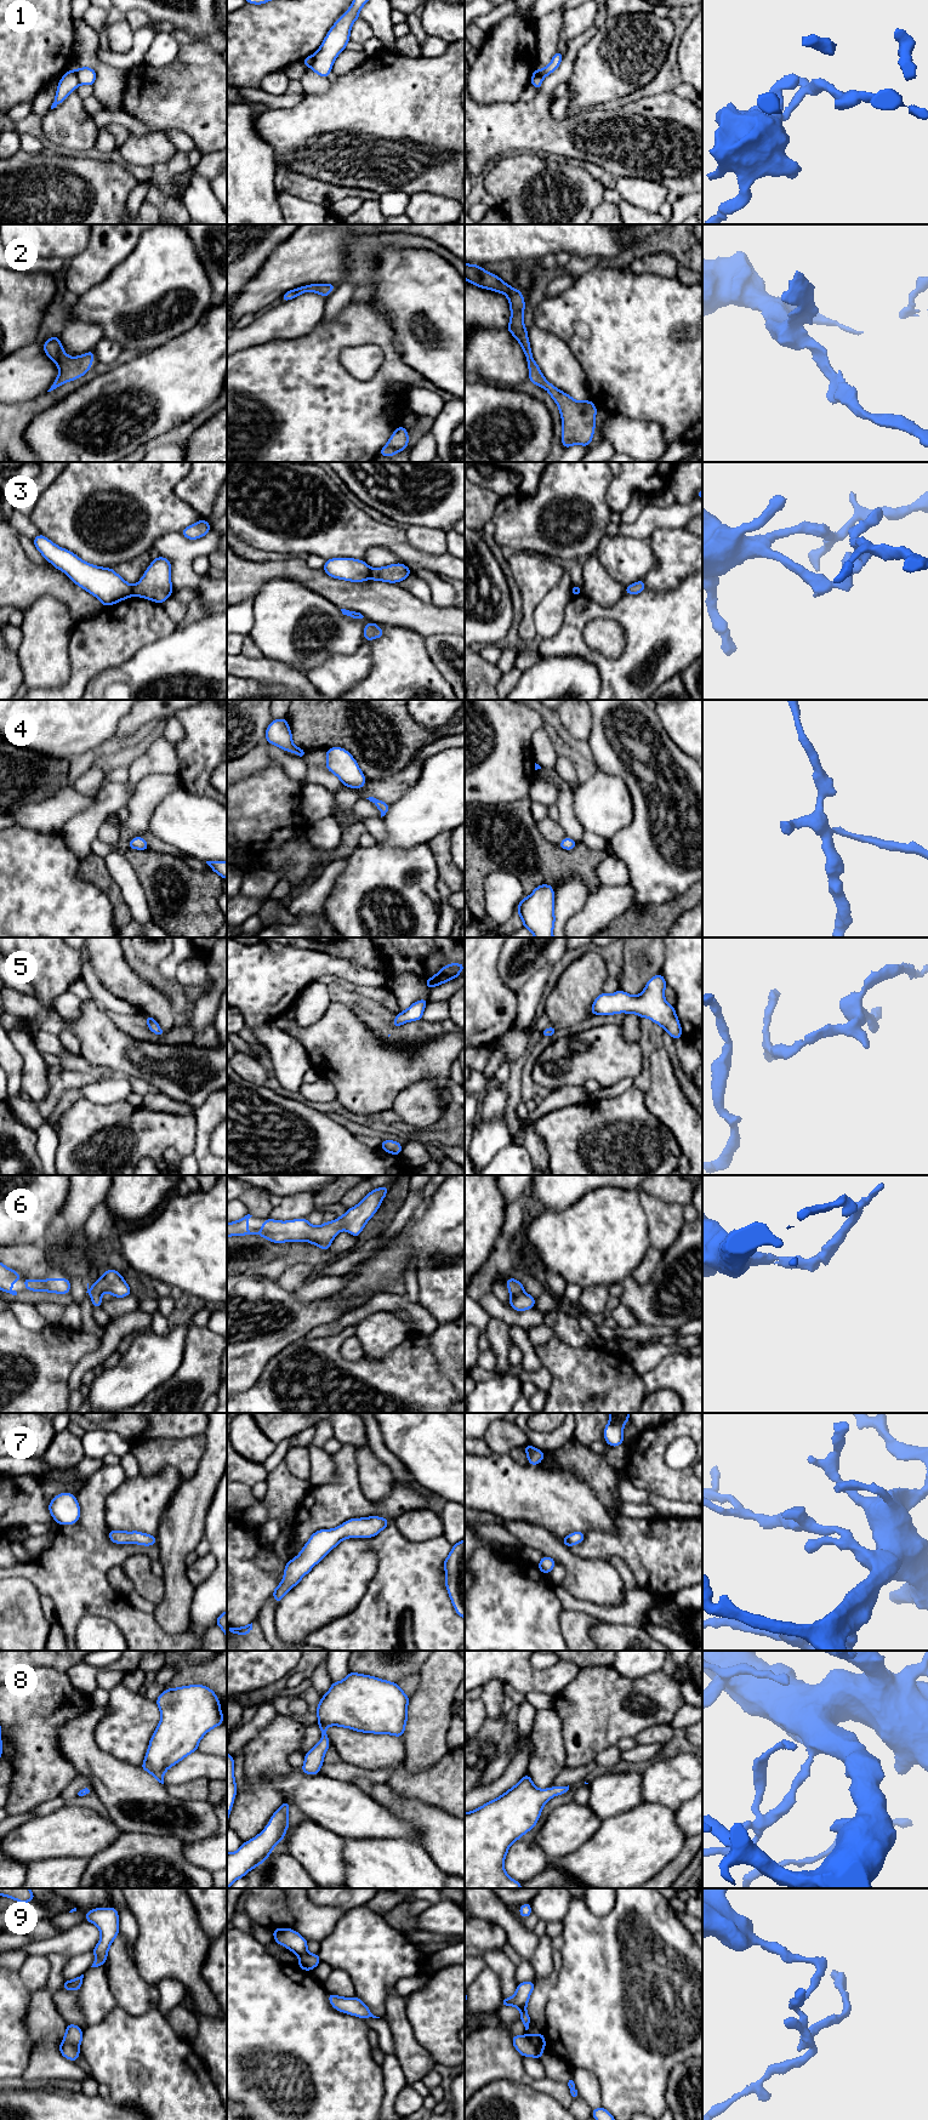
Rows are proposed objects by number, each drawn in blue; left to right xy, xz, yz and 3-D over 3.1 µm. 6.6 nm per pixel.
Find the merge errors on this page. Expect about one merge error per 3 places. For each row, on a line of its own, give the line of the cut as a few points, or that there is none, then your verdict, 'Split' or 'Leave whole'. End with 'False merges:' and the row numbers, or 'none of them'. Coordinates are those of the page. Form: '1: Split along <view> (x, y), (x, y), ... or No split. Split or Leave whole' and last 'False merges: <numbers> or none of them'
1: Split along xy (73, 70), (79, 84). Split
2: No split. Leave whole
3: Split along xy (131, 586), (134, 594). Split
4: No split. Leave whole
5: No split. Leave whole
6: No split. Leave whole
7: No split. Leave whole
8: No split. Leave whole
9: Split along yz (527, 2034), (539, 2047), (544, 2049). Split
False merges: 1, 3, 9

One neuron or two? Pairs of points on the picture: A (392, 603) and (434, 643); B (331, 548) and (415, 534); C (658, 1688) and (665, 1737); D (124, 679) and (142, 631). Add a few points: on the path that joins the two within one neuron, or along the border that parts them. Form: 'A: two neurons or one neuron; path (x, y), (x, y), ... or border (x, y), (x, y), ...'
A: two neurons; border (451, 633), (434, 633), (426, 637)
B: two neurons; border (404, 530), (405, 537), (415, 547), (430, 552)
C: two neurons; border (670, 1724), (654, 1724), (636, 1736)
D: two neurons; border (155, 640), (142, 647), (125, 662), (106, 668)

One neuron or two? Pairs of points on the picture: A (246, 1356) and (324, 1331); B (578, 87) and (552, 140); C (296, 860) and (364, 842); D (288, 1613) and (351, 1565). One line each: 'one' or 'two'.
A: two
B: two
C: two
D: one

